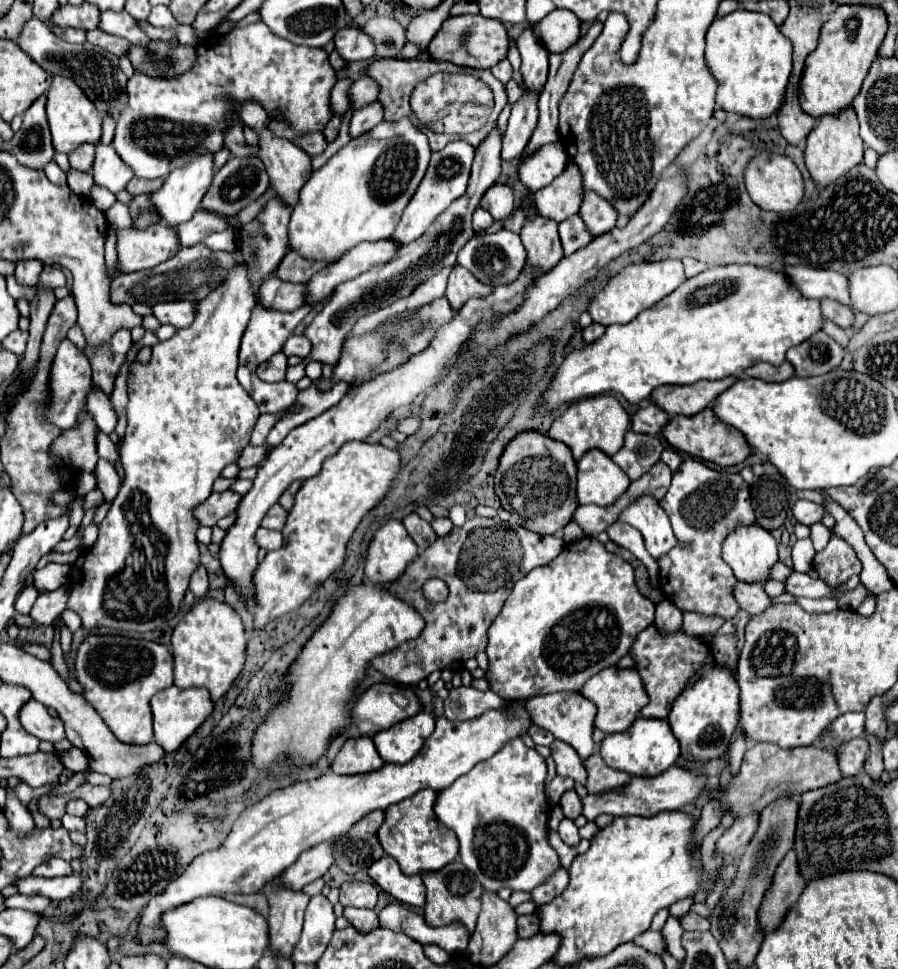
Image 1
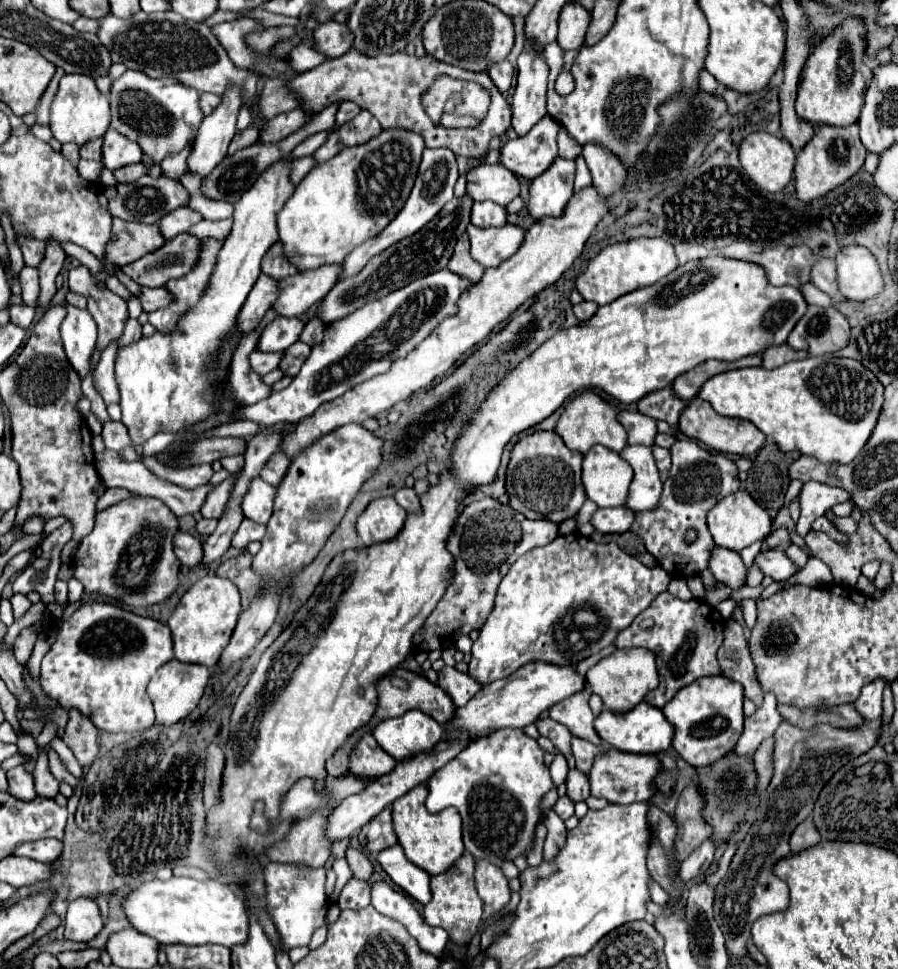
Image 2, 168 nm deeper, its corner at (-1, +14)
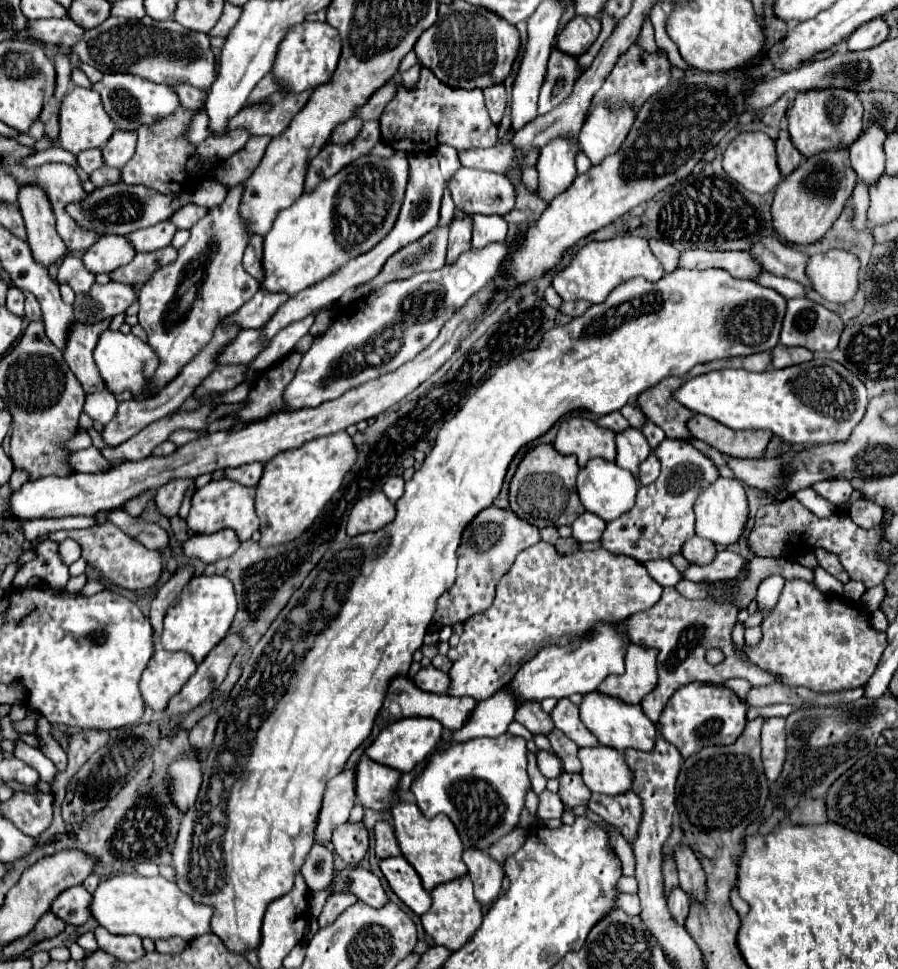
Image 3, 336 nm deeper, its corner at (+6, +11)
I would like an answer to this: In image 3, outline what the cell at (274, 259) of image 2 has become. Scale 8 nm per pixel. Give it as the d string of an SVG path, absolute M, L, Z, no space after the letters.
M252 236L248 242L248 248L244 252L244 270L254 276L258 282L264 280L264 266L262 266L262 252L264 244L260 236Z

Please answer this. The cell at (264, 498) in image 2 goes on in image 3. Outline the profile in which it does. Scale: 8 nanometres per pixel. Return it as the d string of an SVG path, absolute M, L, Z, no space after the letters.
M228 478L212 480L206 486L202 486L200 490L196 490L186 522L198 534L214 534L222 528L232 528L238 532L240 540L246 542L258 530L258 516L254 512L254 498L256 498L256 488L242 486L240 482L234 482Z

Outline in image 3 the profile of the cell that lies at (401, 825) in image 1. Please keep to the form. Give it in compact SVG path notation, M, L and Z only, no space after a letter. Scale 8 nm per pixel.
M396 802L390 814L392 814L392 826L394 826L394 834L402 850L402 856L414 866L414 870L422 878L422 884L428 892L442 882L450 882L466 874L466 864L462 862L460 836L454 824L448 820L448 816L436 816L428 820L422 816L420 808L414 802Z

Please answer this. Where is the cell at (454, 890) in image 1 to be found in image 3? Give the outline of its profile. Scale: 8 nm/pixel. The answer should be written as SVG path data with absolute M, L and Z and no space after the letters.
M464 874L452 882L440 884L430 892L430 896L432 896L430 910L420 916L426 934L432 936L432 940L438 946L444 946L448 950L462 948L470 940L472 932L476 932L476 928L480 928L480 924L482 924L482 906L474 900L470 876Z

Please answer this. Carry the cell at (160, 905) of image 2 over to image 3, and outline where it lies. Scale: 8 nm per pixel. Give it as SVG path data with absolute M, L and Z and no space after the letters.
M120 874L100 882L92 896L90 912L112 934L136 934L152 940L180 936L186 942L202 934L210 934L210 922L214 916L212 906L192 902L192 896L184 894L176 882L170 882L162 876L144 878L132 874Z

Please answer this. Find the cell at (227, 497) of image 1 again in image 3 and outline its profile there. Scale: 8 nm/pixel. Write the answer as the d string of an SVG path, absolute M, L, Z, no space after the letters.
M94 446L86 448L86 450L78 450L70 456L70 464L74 468L74 472L88 472L88 474L96 474L96 472L106 472L108 468L112 468L114 464L110 460L106 460L102 456L100 450L96 450Z

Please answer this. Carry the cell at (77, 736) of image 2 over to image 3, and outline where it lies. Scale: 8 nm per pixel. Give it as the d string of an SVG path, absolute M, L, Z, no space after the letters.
M28 711L27 716L24 720L19 722L12 721L12 725L13 727L15 727L18 733L35 734L37 728L36 717L36 713L34 713L33 711Z

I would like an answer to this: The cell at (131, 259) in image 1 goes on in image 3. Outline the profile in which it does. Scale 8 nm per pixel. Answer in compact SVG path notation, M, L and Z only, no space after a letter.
M108 234L108 236L100 236L96 244L86 250L82 260L90 272L110 274L112 270L128 264L134 256L136 256L136 250L124 236Z

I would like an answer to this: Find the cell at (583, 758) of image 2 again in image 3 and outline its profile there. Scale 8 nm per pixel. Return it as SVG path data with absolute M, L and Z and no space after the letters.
M554 730L552 736L548 736L554 752L562 758L566 772L580 772L580 760L578 760L578 746L566 738L560 730Z

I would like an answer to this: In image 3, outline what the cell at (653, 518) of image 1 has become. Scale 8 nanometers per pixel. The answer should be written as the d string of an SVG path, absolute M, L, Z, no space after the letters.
M628 428L626 432L616 434L616 464L620 468L630 470L634 476L638 476L638 468L640 464L648 458L648 454L652 452L646 438L642 436L640 430L636 428Z

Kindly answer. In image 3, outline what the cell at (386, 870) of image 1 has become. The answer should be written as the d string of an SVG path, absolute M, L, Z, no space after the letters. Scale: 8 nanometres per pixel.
M402 856L380 860L380 870L382 870L384 878L388 880L390 888L394 890L394 894L414 914L422 916L424 912L428 912L428 908L432 904L432 898L422 888L422 882L420 882L420 876L416 874L416 870Z

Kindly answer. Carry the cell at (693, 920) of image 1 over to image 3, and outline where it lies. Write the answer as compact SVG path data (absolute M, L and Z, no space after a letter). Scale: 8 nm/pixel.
M626 792L624 796L592 794L588 808L600 818L604 818L608 824L616 826L628 844L636 842L644 808L642 800L634 792Z

